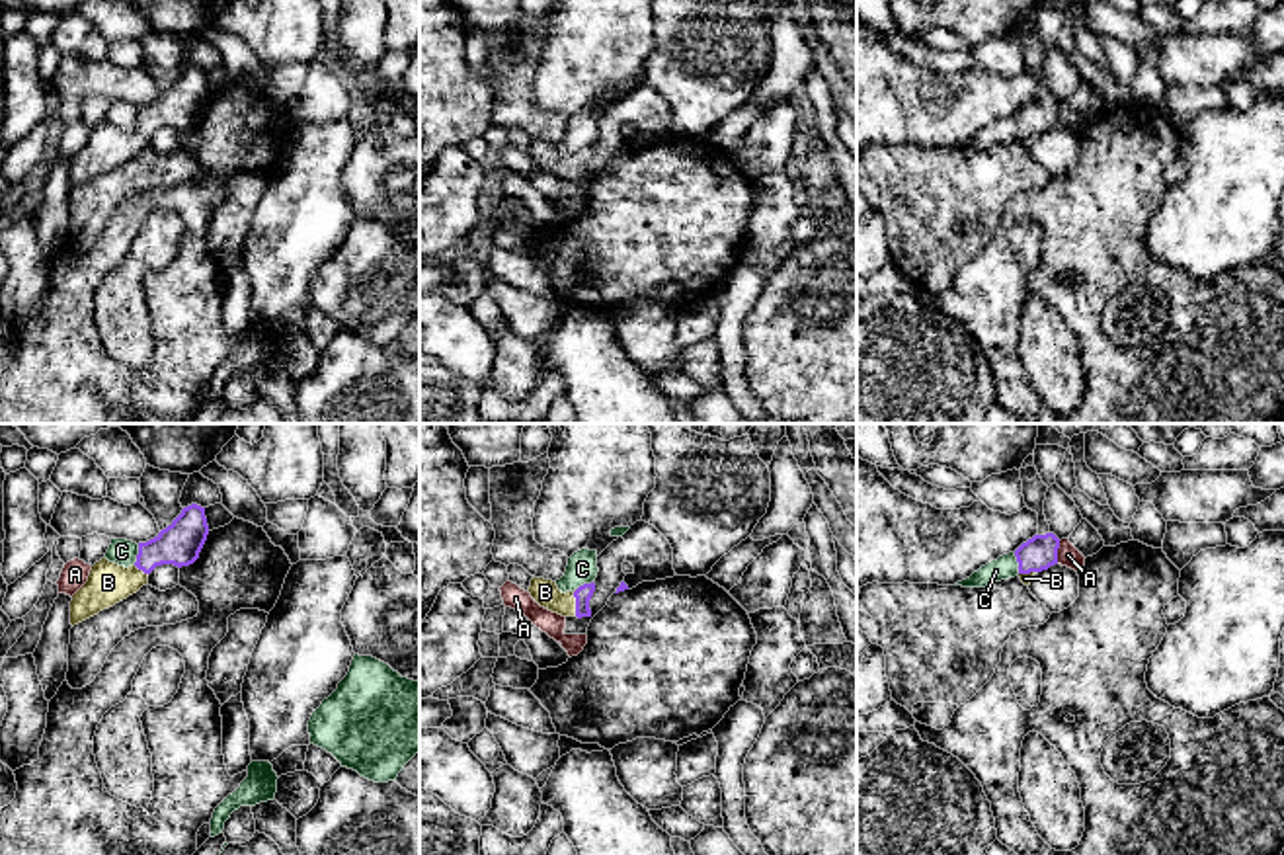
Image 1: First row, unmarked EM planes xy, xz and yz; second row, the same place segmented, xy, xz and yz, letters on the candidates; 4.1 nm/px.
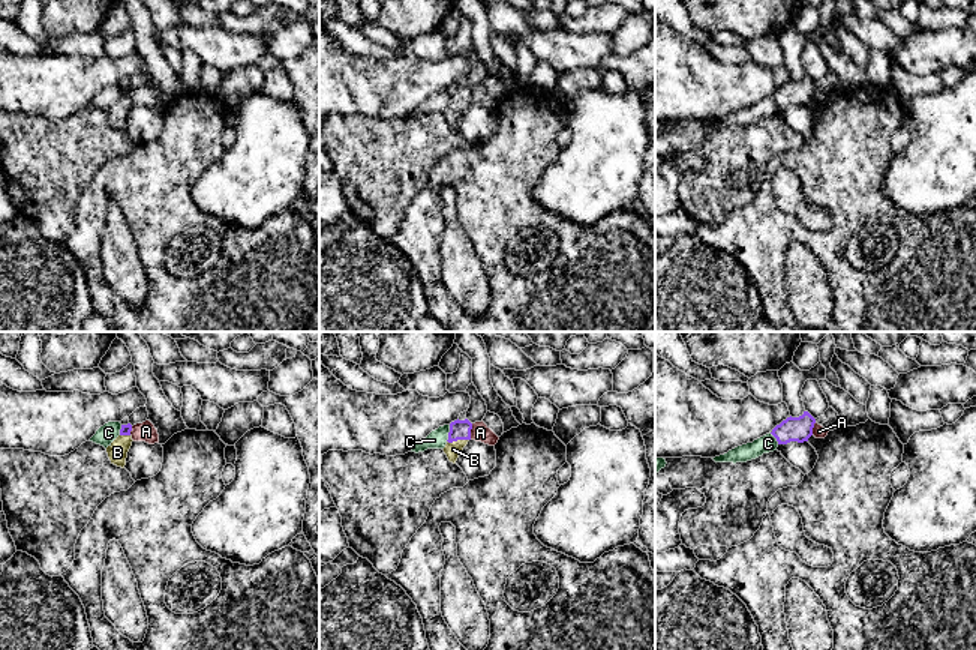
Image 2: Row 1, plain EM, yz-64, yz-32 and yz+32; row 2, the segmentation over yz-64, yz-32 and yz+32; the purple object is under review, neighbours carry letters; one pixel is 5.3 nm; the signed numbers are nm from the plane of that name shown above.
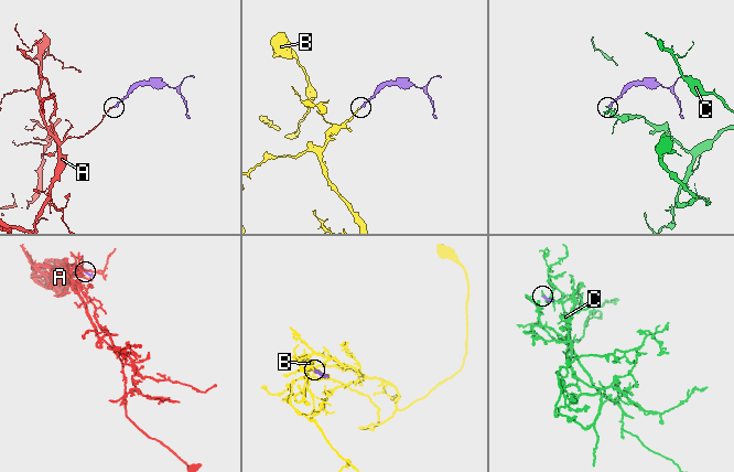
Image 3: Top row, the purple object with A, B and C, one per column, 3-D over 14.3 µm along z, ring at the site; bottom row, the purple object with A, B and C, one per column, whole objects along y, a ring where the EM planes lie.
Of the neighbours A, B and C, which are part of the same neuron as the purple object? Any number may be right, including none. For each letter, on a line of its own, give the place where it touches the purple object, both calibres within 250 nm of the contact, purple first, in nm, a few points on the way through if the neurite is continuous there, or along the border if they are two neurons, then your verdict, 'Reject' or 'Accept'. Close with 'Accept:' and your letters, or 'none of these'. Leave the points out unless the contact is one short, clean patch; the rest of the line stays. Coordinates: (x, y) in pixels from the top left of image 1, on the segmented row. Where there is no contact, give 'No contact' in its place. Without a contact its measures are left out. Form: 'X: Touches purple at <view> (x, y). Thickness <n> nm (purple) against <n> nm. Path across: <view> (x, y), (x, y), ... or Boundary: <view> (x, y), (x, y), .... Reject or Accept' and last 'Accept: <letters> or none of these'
A: Touches purple at yz (1056, 553). Thickness 140 nm (purple) against 90 nm. Boundary: yz (1060, 541), (1056, 563). Reject
B: Touches purple at xz (576, 604). Thickness 70 nm (purple) against 110 nm. Path across: xz (582, 594), (576, 604), (561, 604), (545, 592). Accept
C: Touches purple at xy (137, 555). Thickness 180 nm (purple) against 110 nm. Boundary: xy (139, 545), (133, 565). Reject
Accept: B

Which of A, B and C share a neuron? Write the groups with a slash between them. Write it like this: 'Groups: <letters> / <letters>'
Groups: A / B / C

